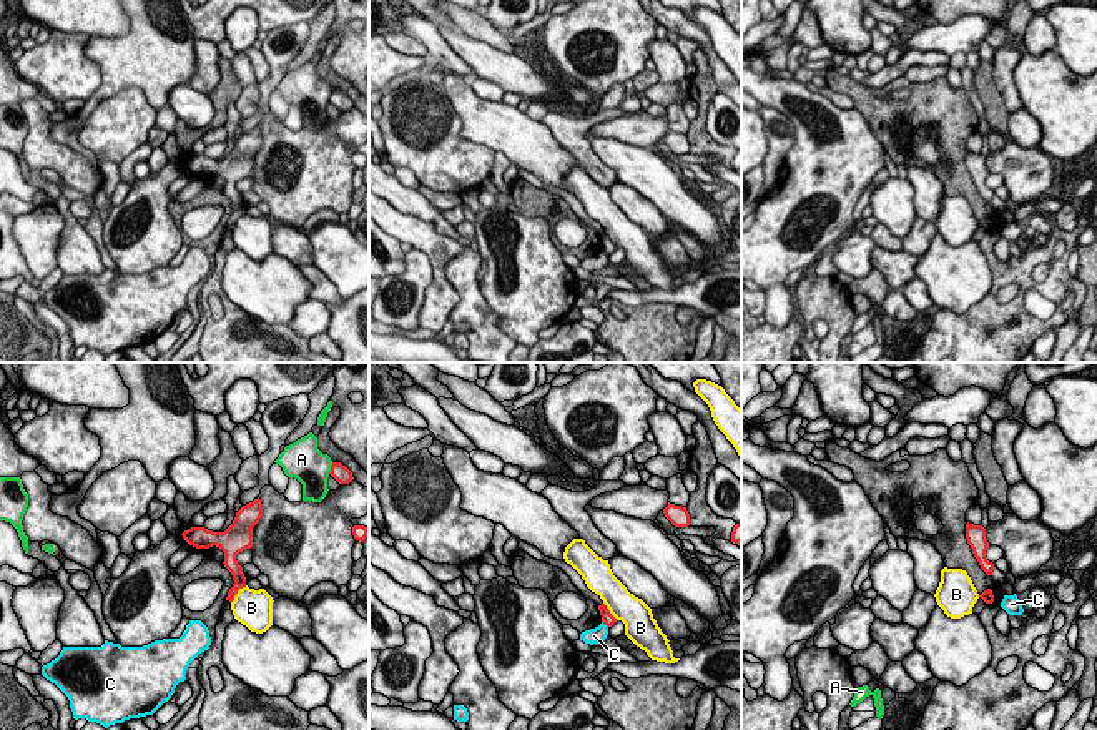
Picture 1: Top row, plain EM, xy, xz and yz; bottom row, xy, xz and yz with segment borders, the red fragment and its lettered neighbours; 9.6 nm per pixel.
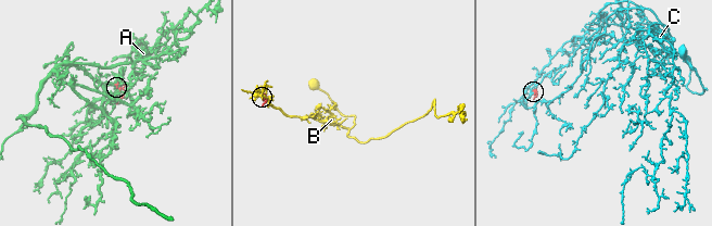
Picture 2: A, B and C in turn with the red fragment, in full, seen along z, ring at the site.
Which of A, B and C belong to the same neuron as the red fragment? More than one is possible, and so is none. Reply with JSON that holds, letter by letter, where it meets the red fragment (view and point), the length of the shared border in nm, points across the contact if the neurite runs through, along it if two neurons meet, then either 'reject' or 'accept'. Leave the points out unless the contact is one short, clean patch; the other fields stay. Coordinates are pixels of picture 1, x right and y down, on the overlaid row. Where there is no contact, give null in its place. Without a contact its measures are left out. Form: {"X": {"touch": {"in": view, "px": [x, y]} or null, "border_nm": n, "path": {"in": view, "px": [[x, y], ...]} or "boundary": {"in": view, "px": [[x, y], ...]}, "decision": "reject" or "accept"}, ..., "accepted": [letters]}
{"A": {"touch": {"in": "xy", "px": [331, 468]}, "border_nm": 120, "decision": "reject"}, "B": {"touch": {"in": "xy", "px": [236, 592]}, "border_nm": 240, "boundary": {"in": "xy", "px": [[246, 586], [238, 591], [231, 602]]}, "decision": "reject"}, "C": {"touch": {"in": "xz", "px": [604, 622]}, "border_nm": 100, "boundary": {"in": "xz", "px": [[602, 621], [607, 627]]}, "decision": "reject"}, "accepted": []}

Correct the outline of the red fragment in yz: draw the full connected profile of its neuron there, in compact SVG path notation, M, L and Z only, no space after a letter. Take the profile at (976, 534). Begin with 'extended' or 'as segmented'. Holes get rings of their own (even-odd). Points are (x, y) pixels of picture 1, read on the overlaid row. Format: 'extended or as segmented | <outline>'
as segmented | M966 524L966 539L972 549L974 557L977 559L981 569L992 575L994 564L987 560L986 550L989 542L986 539L986 529L982 525Z

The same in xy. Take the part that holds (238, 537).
as segmented | M261 499L243 506L224 532L213 532L204 527L191 527L184 530L183 539L196 549L209 549L213 545L224 552L224 567L233 575L233 587L228 592L226 600L233 602L239 589L246 587L246 577L243 567L238 564L236 555L253 545L253 527L263 515Z

